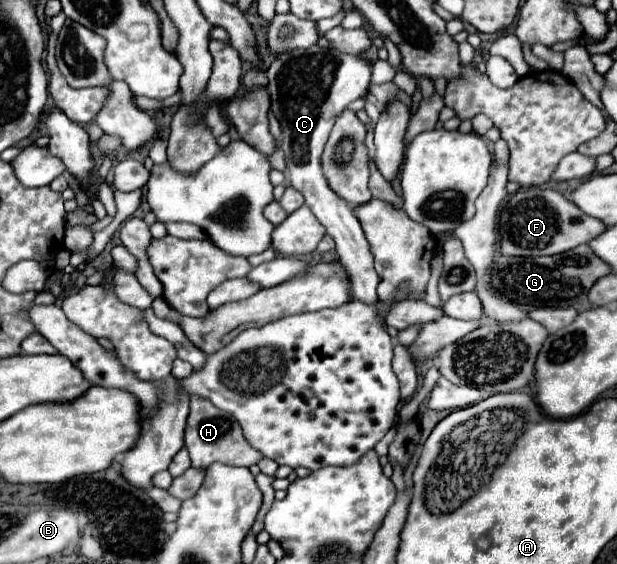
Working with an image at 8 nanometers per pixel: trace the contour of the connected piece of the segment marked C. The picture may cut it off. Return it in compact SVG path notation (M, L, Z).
M311 46L303 50L289 50L287 54L275 58L267 70L271 110L277 116L283 130L281 150L285 154L289 182L295 190L303 194L305 204L325 226L327 234L333 236L337 244L335 252L349 274L353 296L371 306L379 302L379 276L375 274L367 240L363 238L363 230L359 226L359 220L355 218L351 204L347 204L327 184L327 178L321 168L321 152L339 112L347 108L353 100L367 94L373 64L375 62L367 60L365 56L353 56L337 50Z

